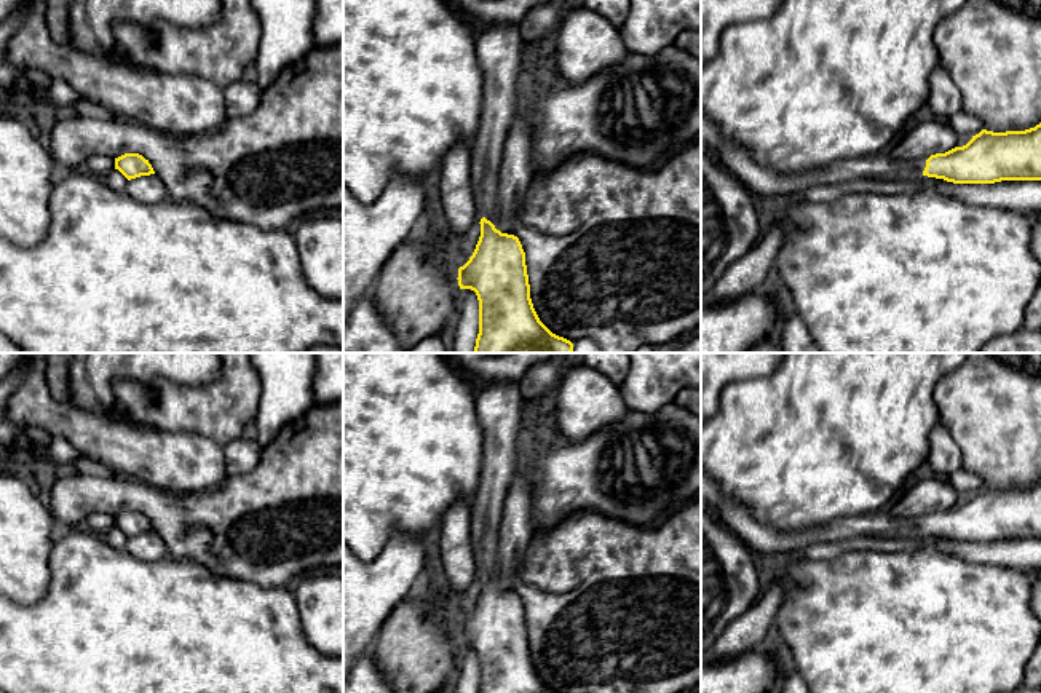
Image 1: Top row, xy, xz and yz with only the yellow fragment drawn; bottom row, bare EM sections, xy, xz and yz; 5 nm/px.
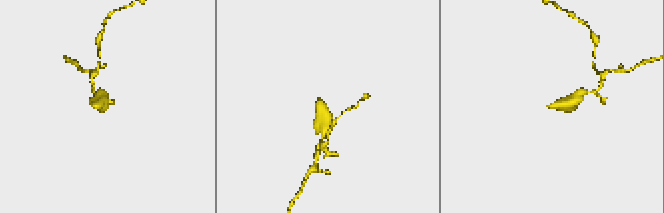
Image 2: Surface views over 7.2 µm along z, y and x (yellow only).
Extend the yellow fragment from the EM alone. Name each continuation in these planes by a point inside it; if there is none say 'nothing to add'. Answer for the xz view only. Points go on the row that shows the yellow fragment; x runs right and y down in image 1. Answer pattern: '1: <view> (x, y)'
1: xz (502, 55)

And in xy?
nothing to add

